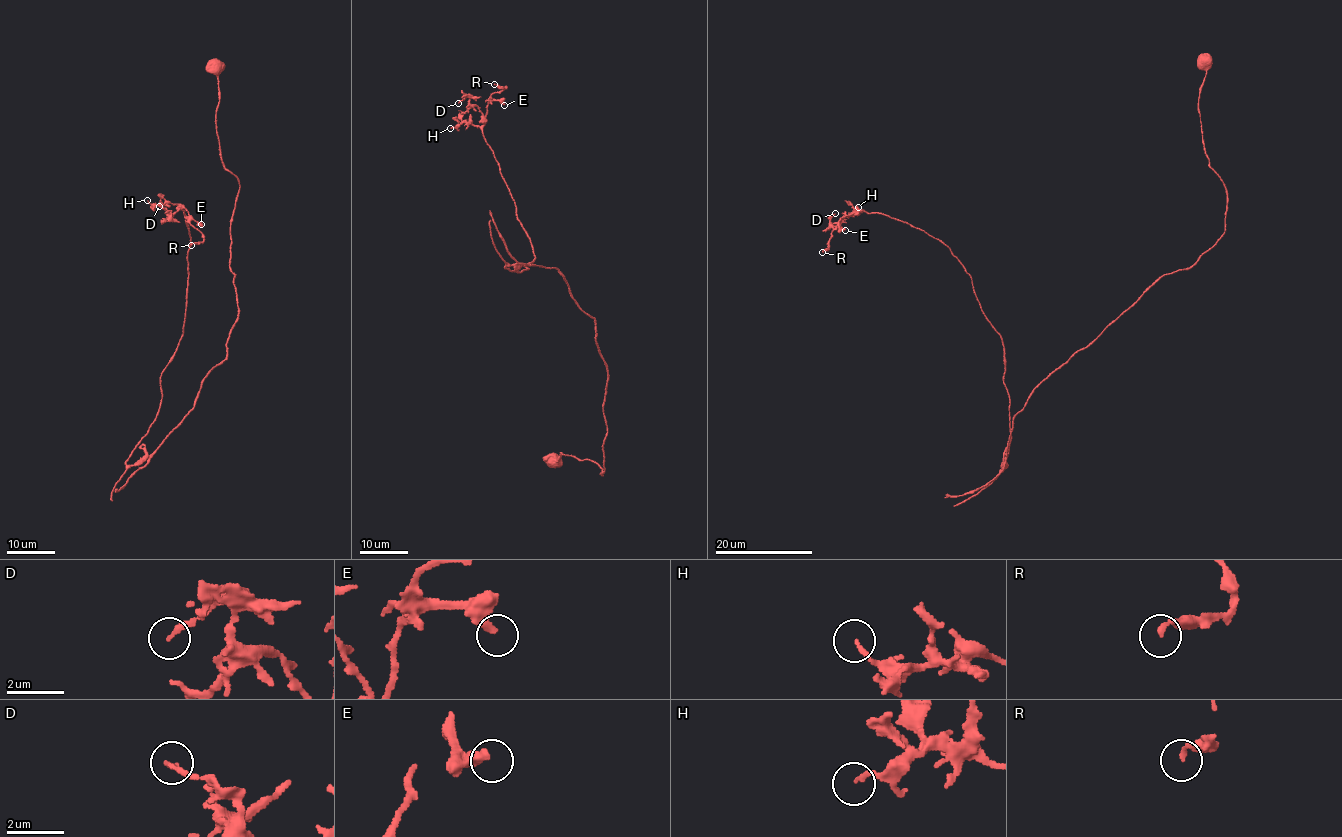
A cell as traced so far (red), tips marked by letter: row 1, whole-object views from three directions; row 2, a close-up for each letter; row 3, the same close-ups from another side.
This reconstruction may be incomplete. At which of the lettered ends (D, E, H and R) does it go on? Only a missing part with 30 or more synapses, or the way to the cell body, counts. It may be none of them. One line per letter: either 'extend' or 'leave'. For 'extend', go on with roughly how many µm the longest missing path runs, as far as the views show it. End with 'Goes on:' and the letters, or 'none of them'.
D: leave
E: leave
H: leave
R: leave
Goes on: none of them

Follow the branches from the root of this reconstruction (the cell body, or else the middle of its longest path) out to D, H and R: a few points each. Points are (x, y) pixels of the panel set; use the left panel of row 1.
D: (215, 66), (220, 157), (239, 183), (239, 318), (148, 455), (191, 240), (182, 205), (159, 206)
H: (215, 66), (220, 157), (239, 183), (239, 318), (148, 455), (191, 240), (180, 207), (147, 200)
R: (215, 66), (220, 157), (239, 183), (239, 318), (148, 455), (186, 314), (178, 205), (202, 234), (191, 245)

